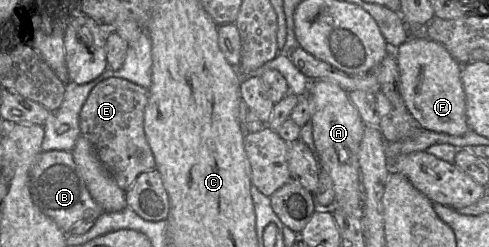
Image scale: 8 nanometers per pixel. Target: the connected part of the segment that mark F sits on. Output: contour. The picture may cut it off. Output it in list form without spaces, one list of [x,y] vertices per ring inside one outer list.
[[[408,37],[395,49],[401,94],[408,112],[427,130],[461,136],[470,129],[467,124],[465,92],[461,82],[461,64],[439,42],[429,38]]]

